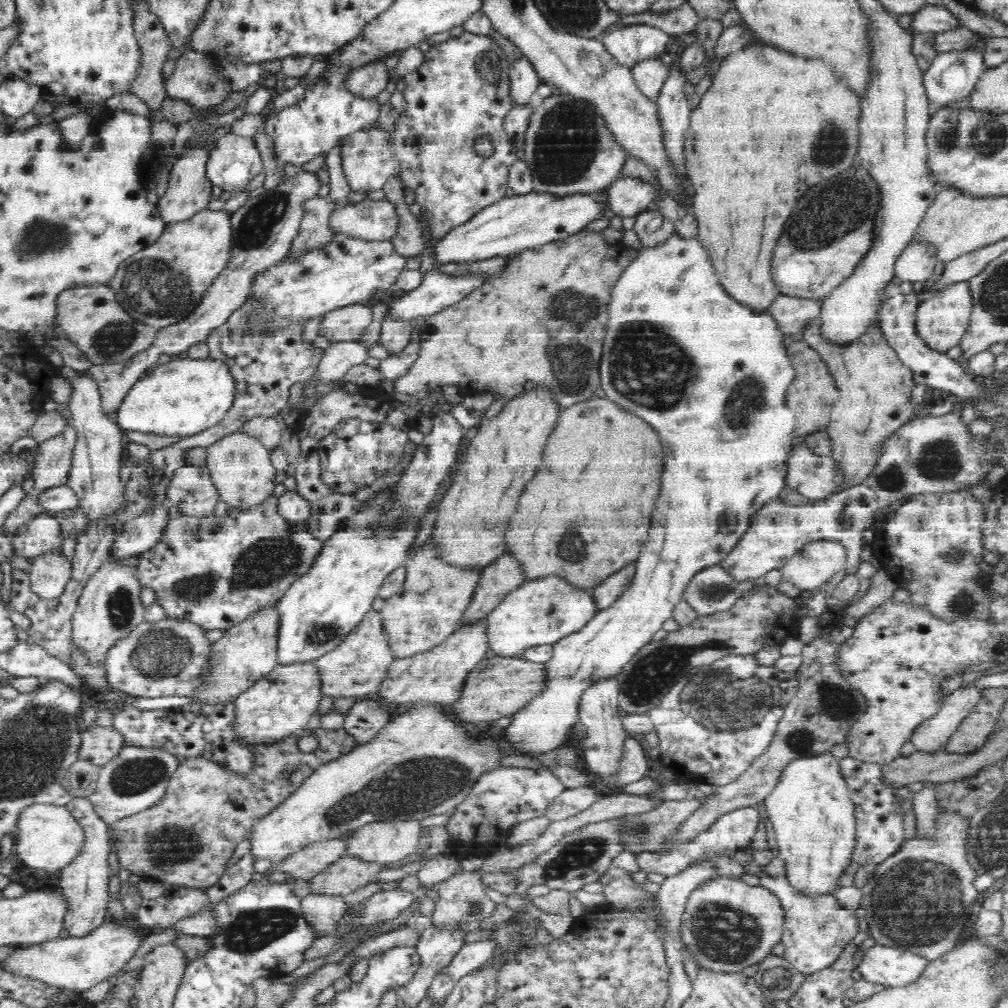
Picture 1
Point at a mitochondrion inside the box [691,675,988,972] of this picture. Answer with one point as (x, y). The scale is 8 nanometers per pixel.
(919, 902)

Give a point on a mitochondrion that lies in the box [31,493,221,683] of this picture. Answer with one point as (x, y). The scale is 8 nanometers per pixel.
(194, 589)

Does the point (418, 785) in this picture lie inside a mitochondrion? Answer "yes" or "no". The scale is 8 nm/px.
yes

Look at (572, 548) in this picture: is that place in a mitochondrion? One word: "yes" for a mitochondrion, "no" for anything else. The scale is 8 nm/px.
yes

